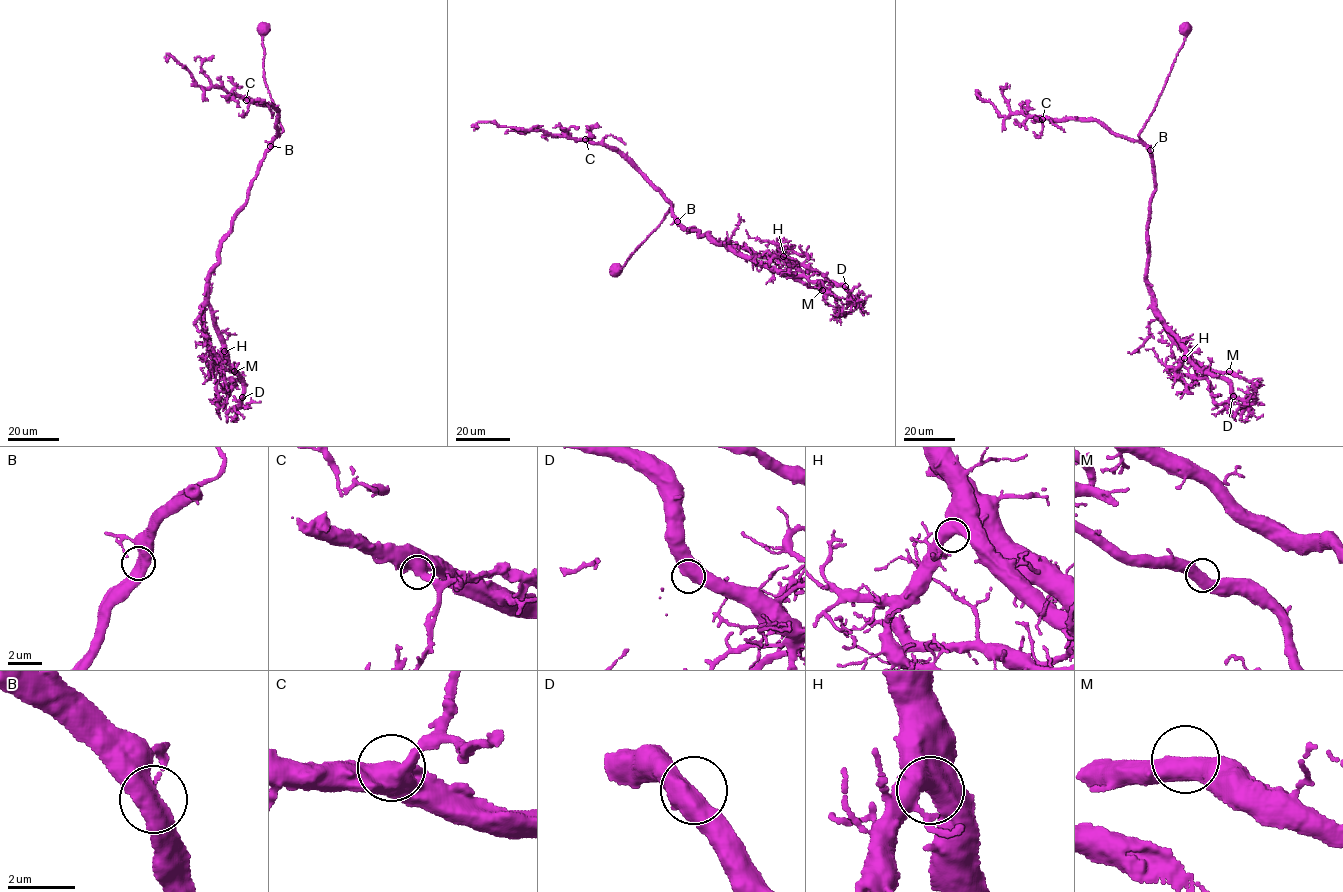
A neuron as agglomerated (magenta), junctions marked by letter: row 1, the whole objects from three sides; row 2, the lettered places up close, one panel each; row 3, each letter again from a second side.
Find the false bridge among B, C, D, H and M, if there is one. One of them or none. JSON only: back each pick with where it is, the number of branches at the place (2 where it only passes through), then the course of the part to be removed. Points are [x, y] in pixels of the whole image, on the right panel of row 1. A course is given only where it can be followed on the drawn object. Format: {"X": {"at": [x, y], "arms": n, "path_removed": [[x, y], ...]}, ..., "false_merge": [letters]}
{"false_merge": []}

